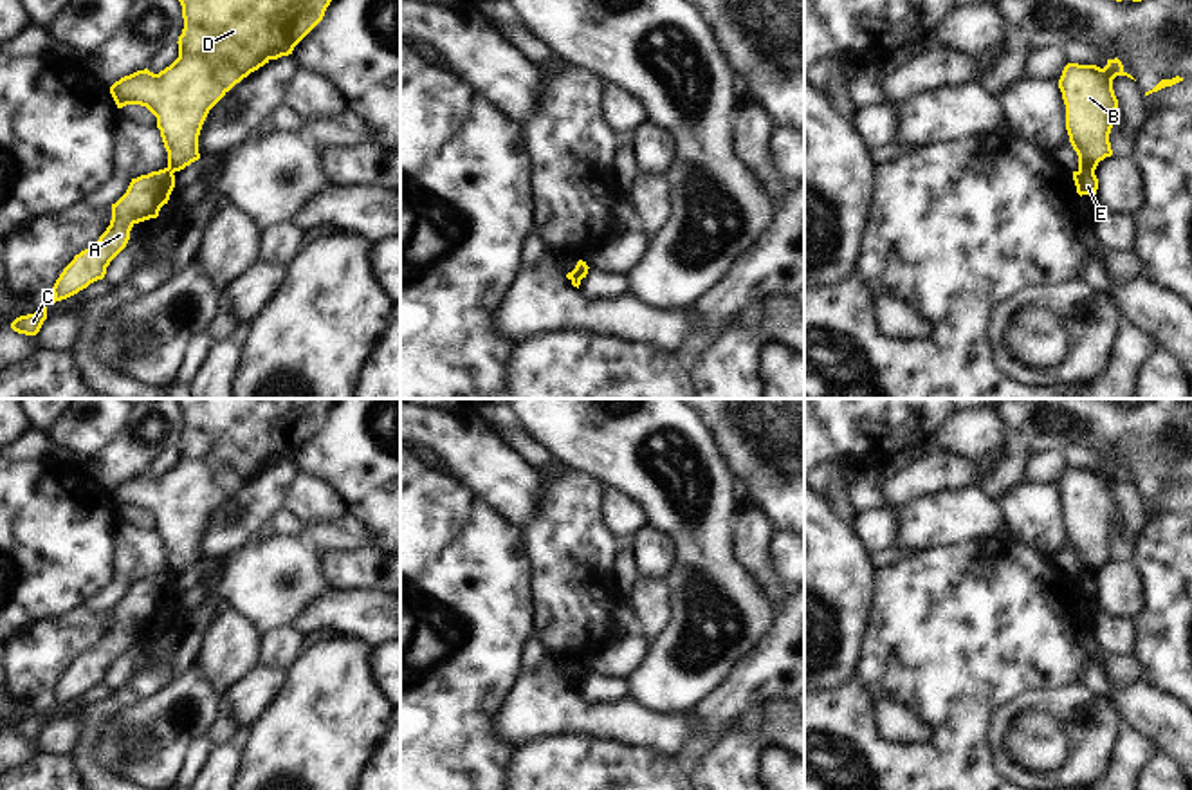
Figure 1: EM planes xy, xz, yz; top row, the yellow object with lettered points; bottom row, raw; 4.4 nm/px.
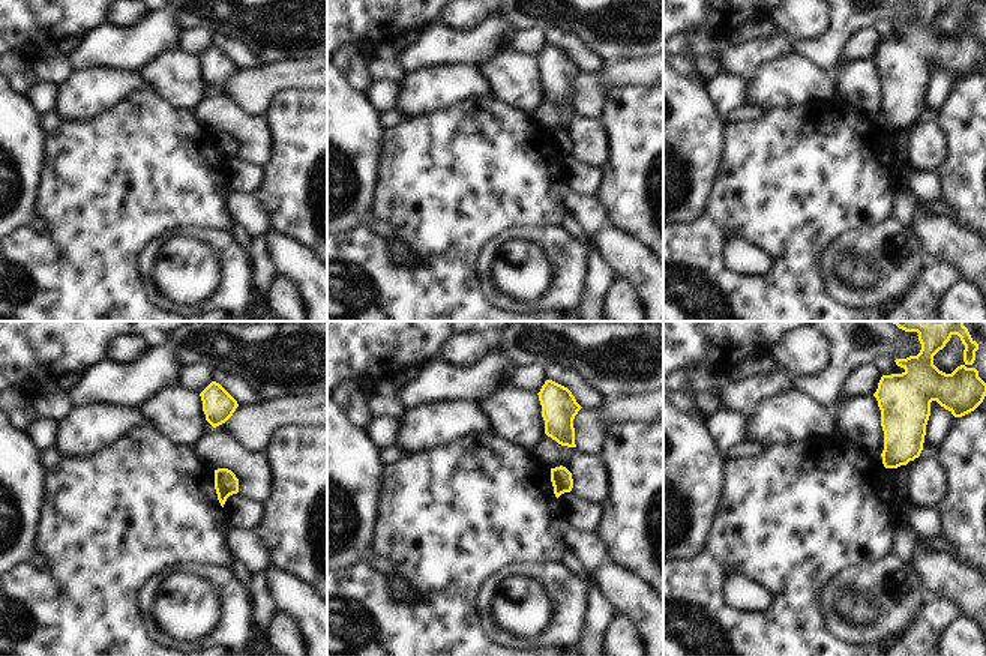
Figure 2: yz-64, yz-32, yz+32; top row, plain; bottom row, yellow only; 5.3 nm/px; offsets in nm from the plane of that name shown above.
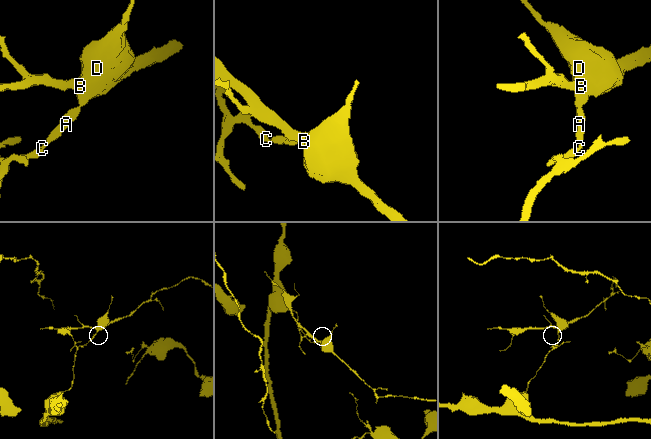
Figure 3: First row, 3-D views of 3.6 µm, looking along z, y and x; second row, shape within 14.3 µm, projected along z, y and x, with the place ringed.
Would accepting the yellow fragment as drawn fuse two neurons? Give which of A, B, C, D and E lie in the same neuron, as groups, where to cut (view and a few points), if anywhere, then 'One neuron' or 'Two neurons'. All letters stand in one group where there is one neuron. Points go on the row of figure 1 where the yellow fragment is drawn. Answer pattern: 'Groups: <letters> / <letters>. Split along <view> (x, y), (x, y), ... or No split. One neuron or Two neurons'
Groups: A C E / B D. Split along yz (1079, 168), (1093, 172). Two neurons

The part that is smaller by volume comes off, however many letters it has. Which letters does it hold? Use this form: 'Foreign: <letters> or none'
Foreign: B, D

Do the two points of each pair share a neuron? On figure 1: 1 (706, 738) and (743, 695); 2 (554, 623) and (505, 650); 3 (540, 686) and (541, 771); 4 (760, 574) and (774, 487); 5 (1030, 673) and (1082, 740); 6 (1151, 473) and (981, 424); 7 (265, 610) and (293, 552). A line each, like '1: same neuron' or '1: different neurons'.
1: same neuron
2: different neurons
3: different neurons
4: different neurons
5: different neurons
6: different neurons
7: same neuron

